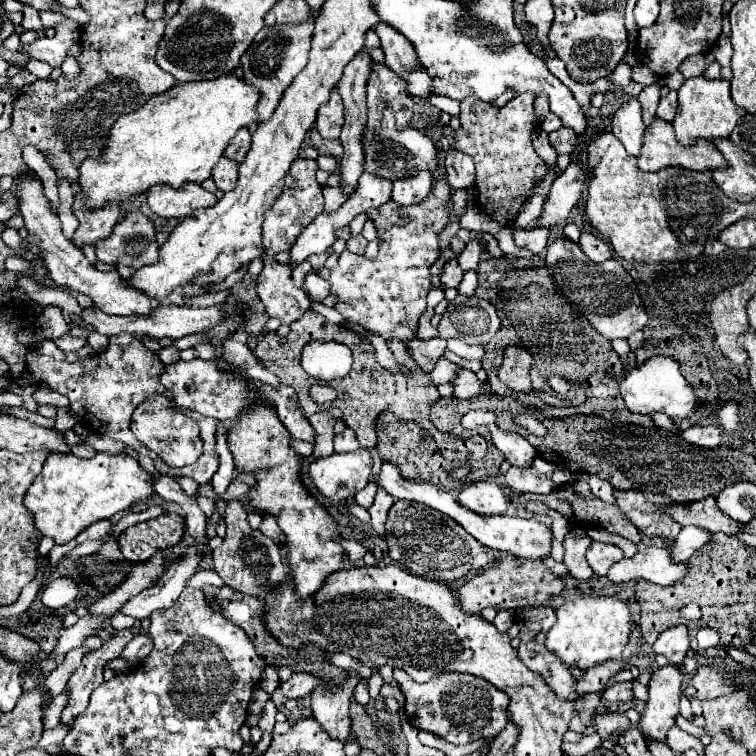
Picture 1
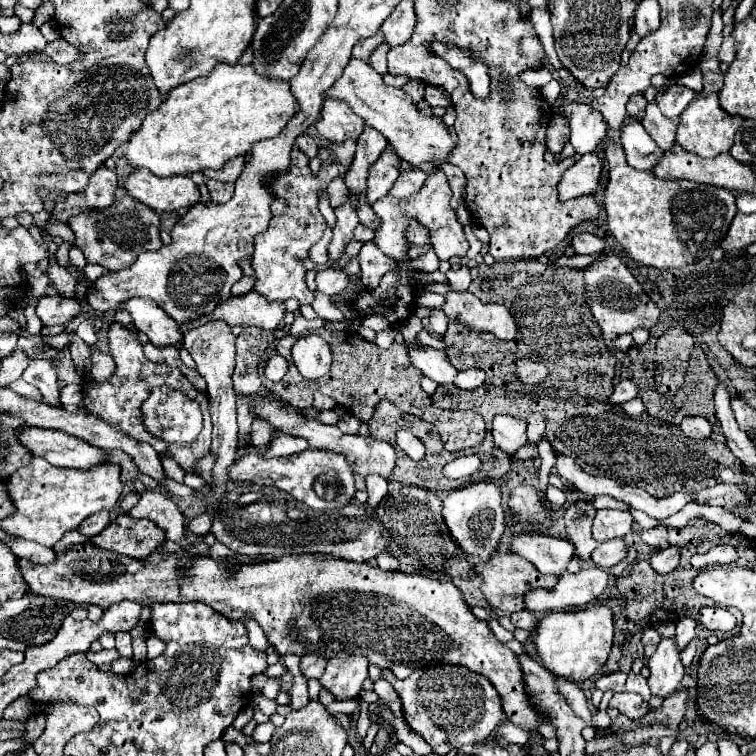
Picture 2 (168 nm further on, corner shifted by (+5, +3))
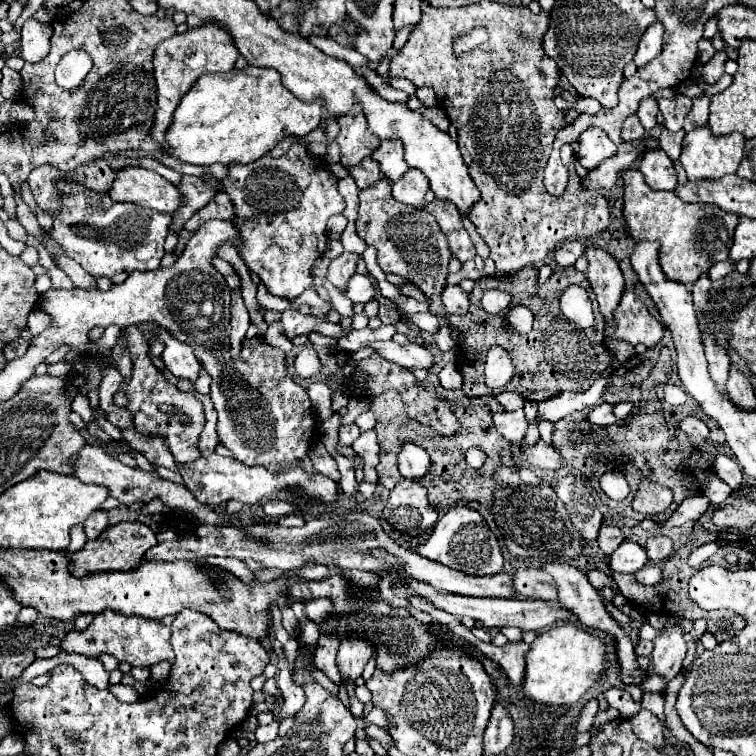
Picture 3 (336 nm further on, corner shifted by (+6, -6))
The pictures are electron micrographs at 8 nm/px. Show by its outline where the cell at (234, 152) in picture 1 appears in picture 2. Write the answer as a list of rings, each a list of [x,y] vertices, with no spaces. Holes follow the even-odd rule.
[[[237,156],[229,162],[225,162],[223,168],[219,170],[205,170],[203,174],[211,180],[219,180],[219,182],[235,182],[239,178],[239,174],[243,172],[243,166],[245,166],[245,160],[243,156]]]

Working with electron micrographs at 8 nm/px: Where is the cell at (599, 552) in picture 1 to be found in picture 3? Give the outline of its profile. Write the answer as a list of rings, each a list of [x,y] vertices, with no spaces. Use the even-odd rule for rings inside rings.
[[[624,541],[612,555],[608,567],[616,573],[636,573],[646,565],[646,551],[634,541]]]

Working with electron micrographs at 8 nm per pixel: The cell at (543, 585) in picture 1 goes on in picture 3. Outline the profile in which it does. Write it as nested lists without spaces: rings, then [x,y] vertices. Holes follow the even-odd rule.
[[[518,569],[512,575],[516,597],[524,599],[546,599],[556,601],[556,587],[548,573],[540,569]]]

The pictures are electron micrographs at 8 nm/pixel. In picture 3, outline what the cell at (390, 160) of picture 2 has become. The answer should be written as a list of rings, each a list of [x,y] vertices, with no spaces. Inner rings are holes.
[[[400,139],[382,141],[380,147],[372,153],[372,159],[380,163],[380,171],[384,171],[384,175],[390,183],[398,181],[408,171]]]

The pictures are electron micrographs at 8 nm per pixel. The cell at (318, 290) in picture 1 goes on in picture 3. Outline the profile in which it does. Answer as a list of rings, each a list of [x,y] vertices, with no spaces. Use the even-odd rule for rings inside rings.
[[[352,275],[352,279],[348,281],[348,287],[344,291],[344,295],[354,301],[354,303],[368,303],[374,299],[374,287],[370,283],[368,277],[364,275]]]

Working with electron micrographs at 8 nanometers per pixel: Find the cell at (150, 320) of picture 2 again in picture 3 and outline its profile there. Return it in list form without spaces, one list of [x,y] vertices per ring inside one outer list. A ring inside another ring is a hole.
[[[162,327],[154,329],[152,339],[164,343],[164,351],[162,351],[160,359],[164,361],[166,369],[172,375],[188,379],[188,381],[196,381],[198,371],[200,371],[200,363],[198,363],[198,359],[196,359],[196,355],[194,355],[190,345],[180,343],[176,337],[172,337],[172,333],[164,331]]]

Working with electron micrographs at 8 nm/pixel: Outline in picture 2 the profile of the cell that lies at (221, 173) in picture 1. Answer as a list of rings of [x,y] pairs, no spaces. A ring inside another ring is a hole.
[[[207,180],[207,188],[211,194],[211,202],[215,204],[223,204],[233,196],[233,184],[225,184],[225,182],[217,182],[217,180]]]

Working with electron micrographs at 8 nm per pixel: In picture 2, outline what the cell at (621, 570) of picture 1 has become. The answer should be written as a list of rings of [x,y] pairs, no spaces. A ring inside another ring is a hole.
[[[583,568],[577,574],[563,574],[553,590],[535,588],[525,594],[525,608],[529,612],[561,612],[573,608],[585,608],[593,604],[607,588],[609,574],[599,568]]]

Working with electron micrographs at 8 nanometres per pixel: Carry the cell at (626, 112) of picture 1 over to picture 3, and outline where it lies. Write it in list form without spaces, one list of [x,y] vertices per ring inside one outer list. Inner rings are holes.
[[[644,151],[640,157],[638,169],[642,171],[646,183],[652,189],[668,189],[672,191],[676,187],[676,171],[672,167],[672,159],[662,151]]]

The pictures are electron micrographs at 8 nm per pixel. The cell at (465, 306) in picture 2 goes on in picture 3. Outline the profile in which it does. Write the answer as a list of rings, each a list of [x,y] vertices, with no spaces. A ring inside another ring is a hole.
[[[446,285],[440,299],[448,315],[466,315],[470,309],[468,295],[458,285]]]

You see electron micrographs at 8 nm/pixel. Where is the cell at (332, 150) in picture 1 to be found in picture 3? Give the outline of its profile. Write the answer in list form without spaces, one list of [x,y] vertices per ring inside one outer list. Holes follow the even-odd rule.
[[[364,157],[362,163],[358,163],[356,167],[348,167],[348,173],[352,175],[352,179],[356,181],[356,185],[360,189],[366,189],[370,187],[374,181],[378,181],[382,175],[378,163],[372,159],[372,157]]]

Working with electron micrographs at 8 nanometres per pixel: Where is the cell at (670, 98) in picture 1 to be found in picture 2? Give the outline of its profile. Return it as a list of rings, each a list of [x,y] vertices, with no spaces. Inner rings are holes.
[[[673,84],[669,90],[665,90],[659,98],[659,108],[663,112],[663,116],[667,118],[677,118],[687,104],[695,98],[695,92],[685,88],[683,84]]]

